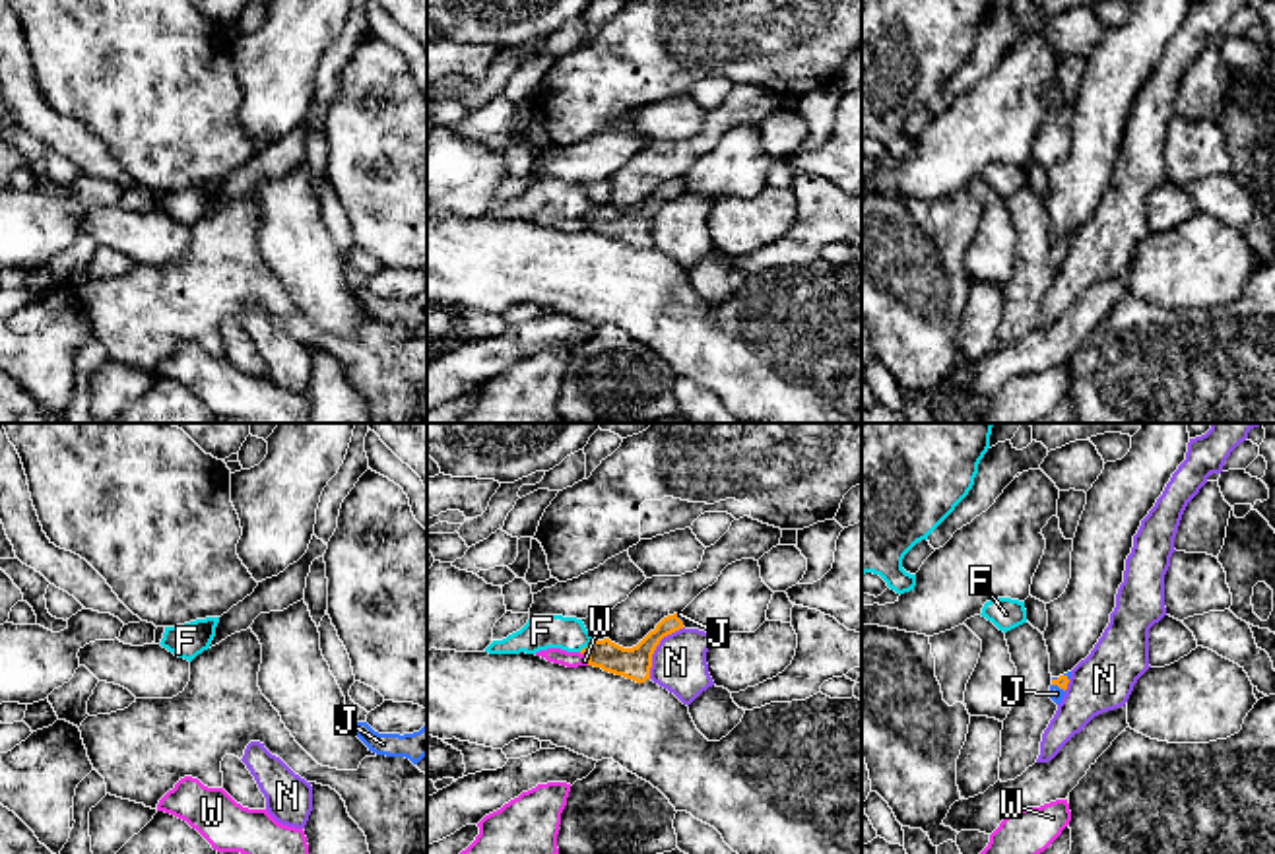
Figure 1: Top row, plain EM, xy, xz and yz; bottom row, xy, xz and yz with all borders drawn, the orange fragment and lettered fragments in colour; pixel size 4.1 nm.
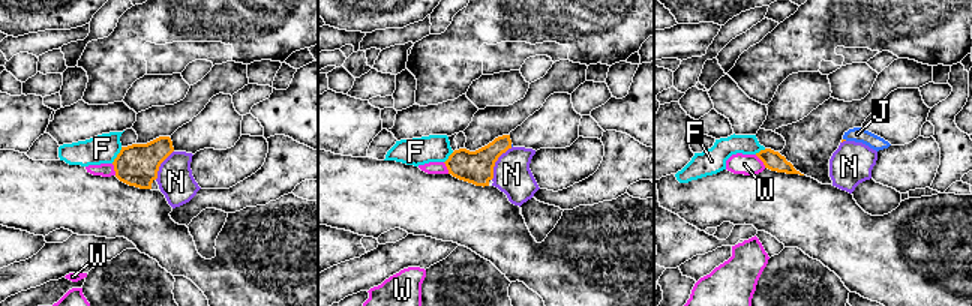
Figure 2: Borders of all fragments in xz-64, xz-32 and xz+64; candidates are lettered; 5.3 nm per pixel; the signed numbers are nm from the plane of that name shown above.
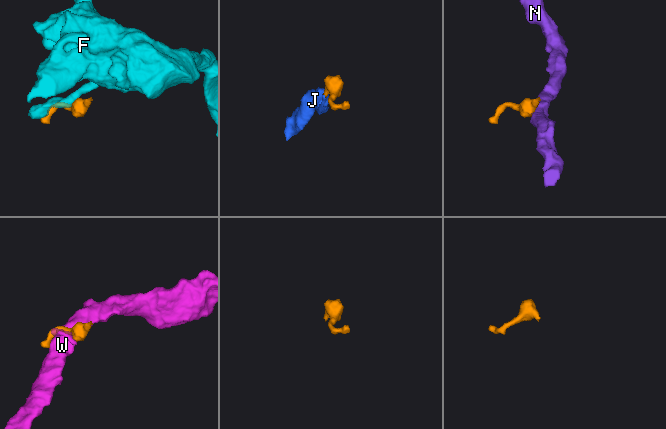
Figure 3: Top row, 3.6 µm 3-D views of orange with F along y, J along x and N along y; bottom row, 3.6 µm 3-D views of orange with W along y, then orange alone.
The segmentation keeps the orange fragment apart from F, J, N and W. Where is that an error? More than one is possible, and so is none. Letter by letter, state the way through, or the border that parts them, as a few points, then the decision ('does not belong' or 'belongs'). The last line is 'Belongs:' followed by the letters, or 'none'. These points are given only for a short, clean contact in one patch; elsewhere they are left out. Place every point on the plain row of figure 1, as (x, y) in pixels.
F: does not belong
J: runs through yz (1062, 247), (1058, 251), (1056, 259); belongs
N: border along xz (684, 193), (660, 206), (653, 220), (649, 243); does not belong
W: does not belong
Belongs: J

